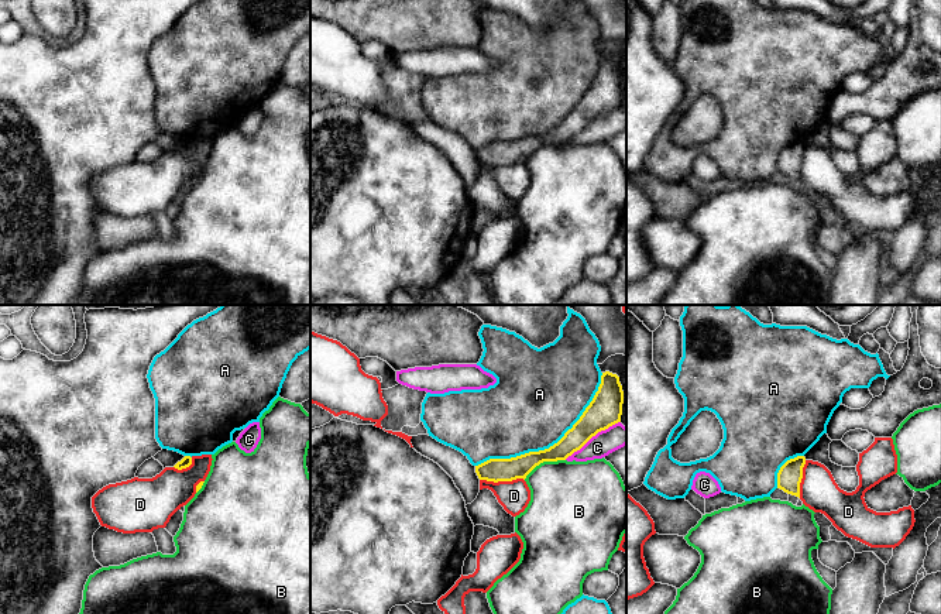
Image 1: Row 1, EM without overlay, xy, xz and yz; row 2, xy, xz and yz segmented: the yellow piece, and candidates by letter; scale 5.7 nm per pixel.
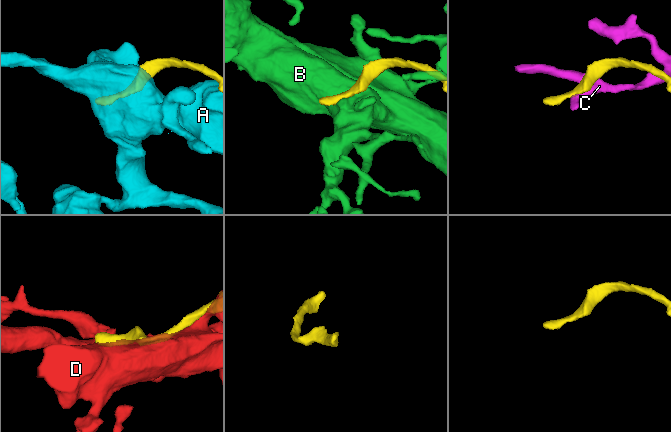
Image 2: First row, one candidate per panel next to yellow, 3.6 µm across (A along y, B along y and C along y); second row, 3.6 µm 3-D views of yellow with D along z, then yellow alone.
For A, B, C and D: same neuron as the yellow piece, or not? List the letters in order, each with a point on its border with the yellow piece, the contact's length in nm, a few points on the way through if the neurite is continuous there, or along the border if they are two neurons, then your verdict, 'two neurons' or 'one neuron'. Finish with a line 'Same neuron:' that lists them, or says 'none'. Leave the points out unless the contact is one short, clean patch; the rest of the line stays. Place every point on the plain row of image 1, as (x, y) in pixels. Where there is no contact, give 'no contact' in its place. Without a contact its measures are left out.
A: contact xz (550, 130); length 900 nm; two neurons
B: contact xz (543, 144); length 260 nm; two neurons
C: contact xz (591, 120); length 380 nm; two neurons
D: contact xz (502, 164); length 260 nm; two neurons
Same neuron: none

